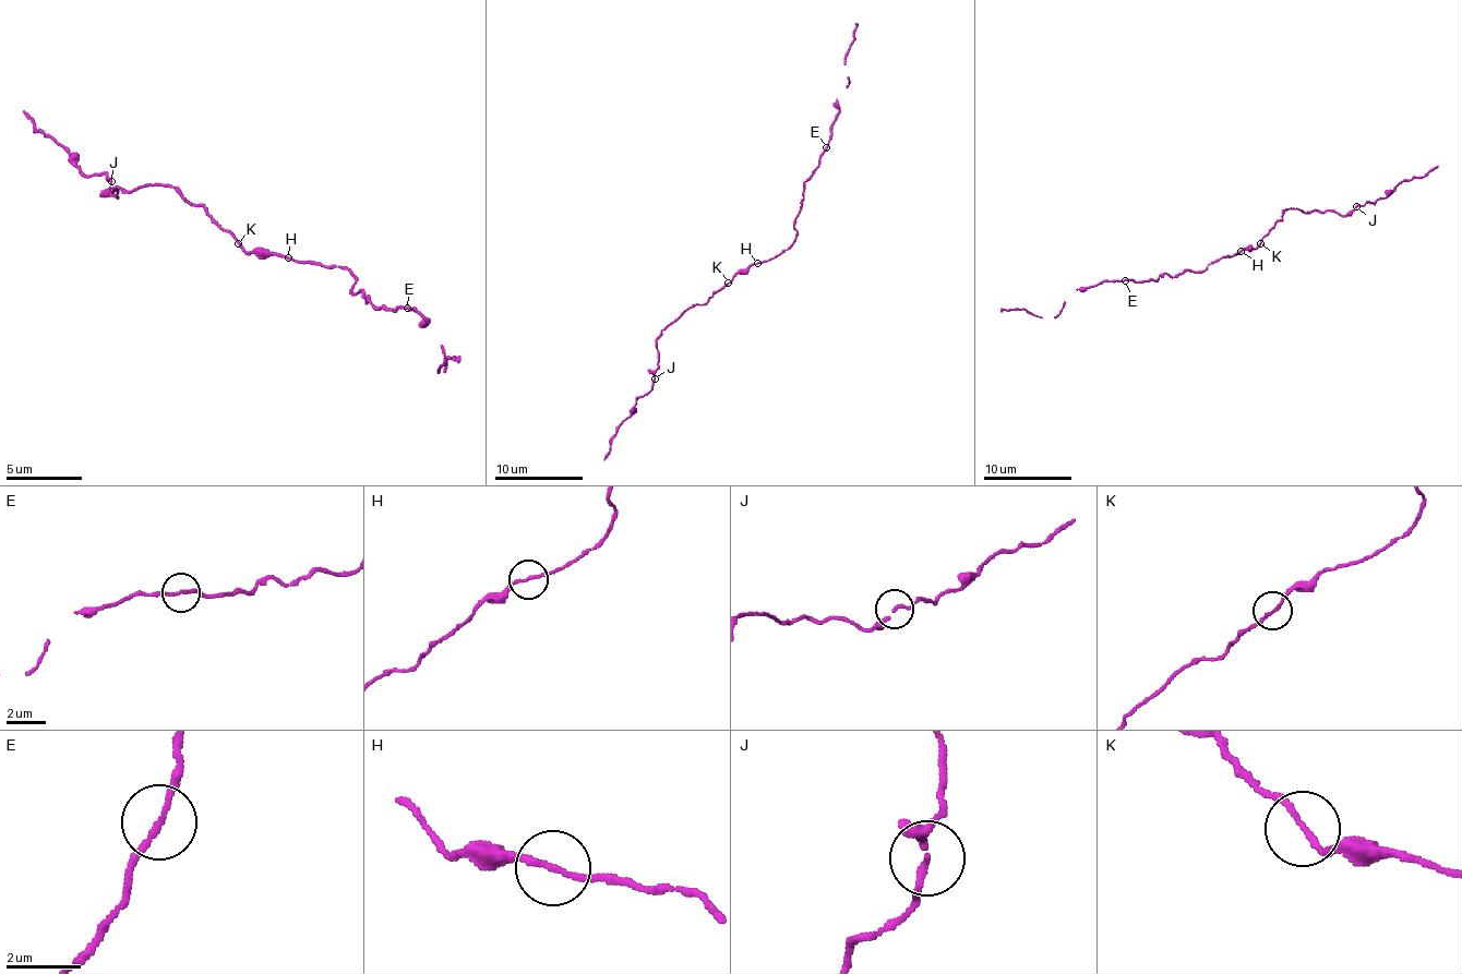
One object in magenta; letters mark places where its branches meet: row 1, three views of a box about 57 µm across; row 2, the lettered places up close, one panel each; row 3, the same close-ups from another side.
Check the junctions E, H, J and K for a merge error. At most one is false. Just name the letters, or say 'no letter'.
no letter

